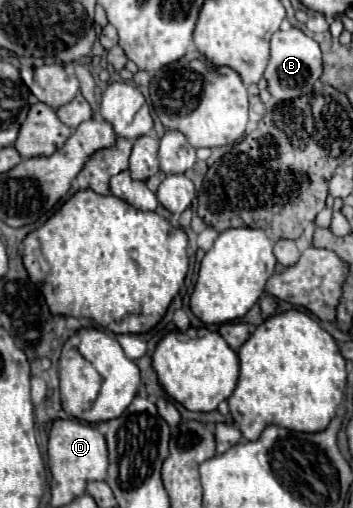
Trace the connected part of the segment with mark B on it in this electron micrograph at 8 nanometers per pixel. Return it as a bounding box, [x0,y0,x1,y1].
[264,28,322,100]

